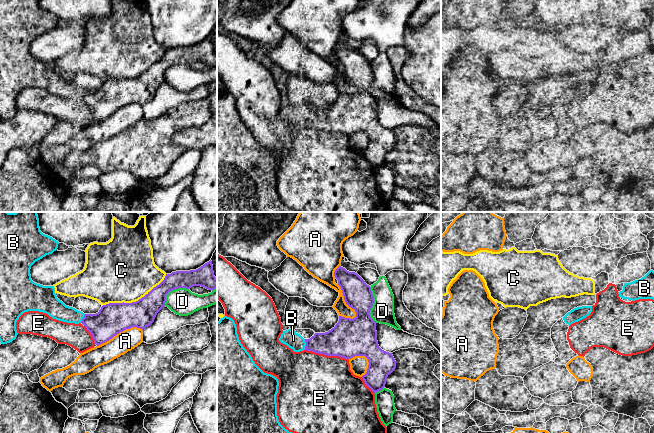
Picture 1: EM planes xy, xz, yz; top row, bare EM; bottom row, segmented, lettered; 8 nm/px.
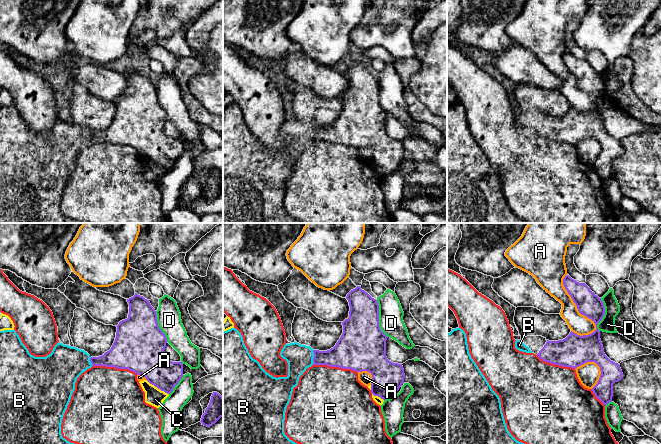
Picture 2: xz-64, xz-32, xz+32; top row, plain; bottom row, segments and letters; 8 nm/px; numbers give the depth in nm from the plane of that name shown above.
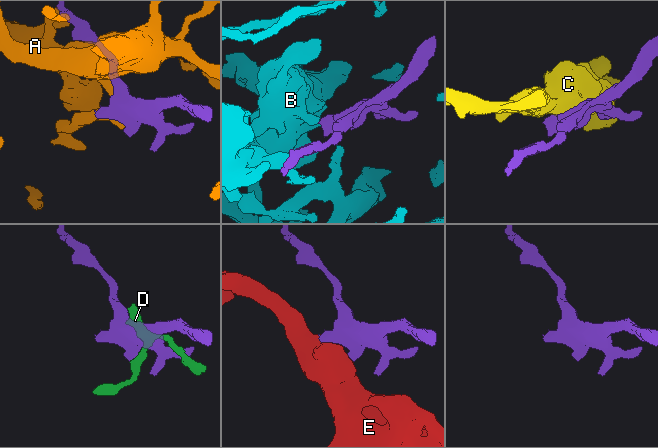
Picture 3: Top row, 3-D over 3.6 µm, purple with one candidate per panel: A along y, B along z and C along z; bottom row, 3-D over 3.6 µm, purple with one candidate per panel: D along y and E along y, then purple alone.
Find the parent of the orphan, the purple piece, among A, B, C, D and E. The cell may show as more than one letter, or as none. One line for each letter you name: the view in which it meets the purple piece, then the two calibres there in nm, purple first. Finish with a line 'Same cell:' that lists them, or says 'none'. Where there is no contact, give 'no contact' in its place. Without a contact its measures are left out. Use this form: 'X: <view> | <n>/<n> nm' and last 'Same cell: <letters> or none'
B: xz | 220/140 nm
Same cell: B

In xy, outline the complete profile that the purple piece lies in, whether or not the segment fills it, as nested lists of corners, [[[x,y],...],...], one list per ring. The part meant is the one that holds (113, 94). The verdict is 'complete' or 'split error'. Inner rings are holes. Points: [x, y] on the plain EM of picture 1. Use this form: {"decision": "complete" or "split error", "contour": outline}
{"decision": "split error", "contour": [[[0,0],[0,118],[7,120],[16,115],[16,98],[28,87],[39,87],[53,95],[67,99],[82,99],[90,108],[94,119],[99,122],[126,105],[137,103],[144,106],[150,102],[157,89],[165,83],[166,71],[175,65],[190,65],[201,62],[208,66],[217,64],[212,37],[196,46],[176,47],[166,50],[164,56],[144,73],[132,79],[109,79],[96,90],[84,90],[60,77],[54,62],[43,62],[32,57],[31,42],[46,31],[57,26],[59,18],[40,7],[39,0]]]}

